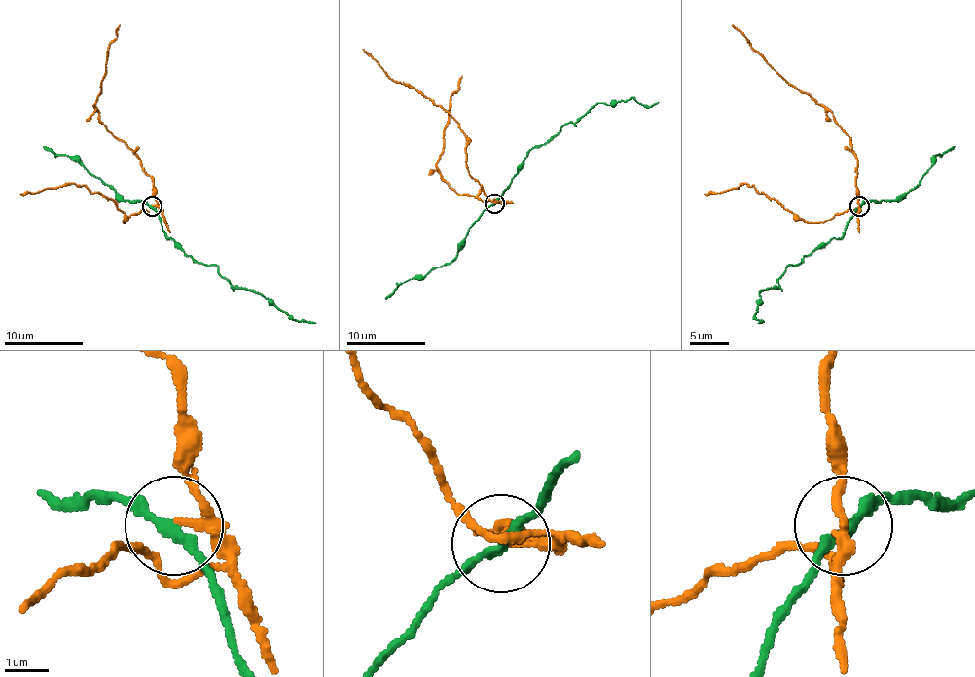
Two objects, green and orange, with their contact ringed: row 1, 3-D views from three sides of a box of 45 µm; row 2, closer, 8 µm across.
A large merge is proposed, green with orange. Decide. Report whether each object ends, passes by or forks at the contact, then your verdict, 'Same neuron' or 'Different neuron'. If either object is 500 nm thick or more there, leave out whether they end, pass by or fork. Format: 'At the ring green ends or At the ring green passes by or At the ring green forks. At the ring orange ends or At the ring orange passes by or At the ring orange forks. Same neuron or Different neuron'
At the ring green passes by. At the ring orange passes by. Different neuron

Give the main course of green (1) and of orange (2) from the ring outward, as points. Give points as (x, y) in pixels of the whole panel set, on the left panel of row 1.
1: (152, 206), (168, 238), (198, 262), (215, 266), (233, 285), (271, 301), (290, 314), (315, 322)
2: (152, 206), (156, 202), (152, 179), (93, 106), (101, 92), (107, 48), (117, 36), (119, 24)

